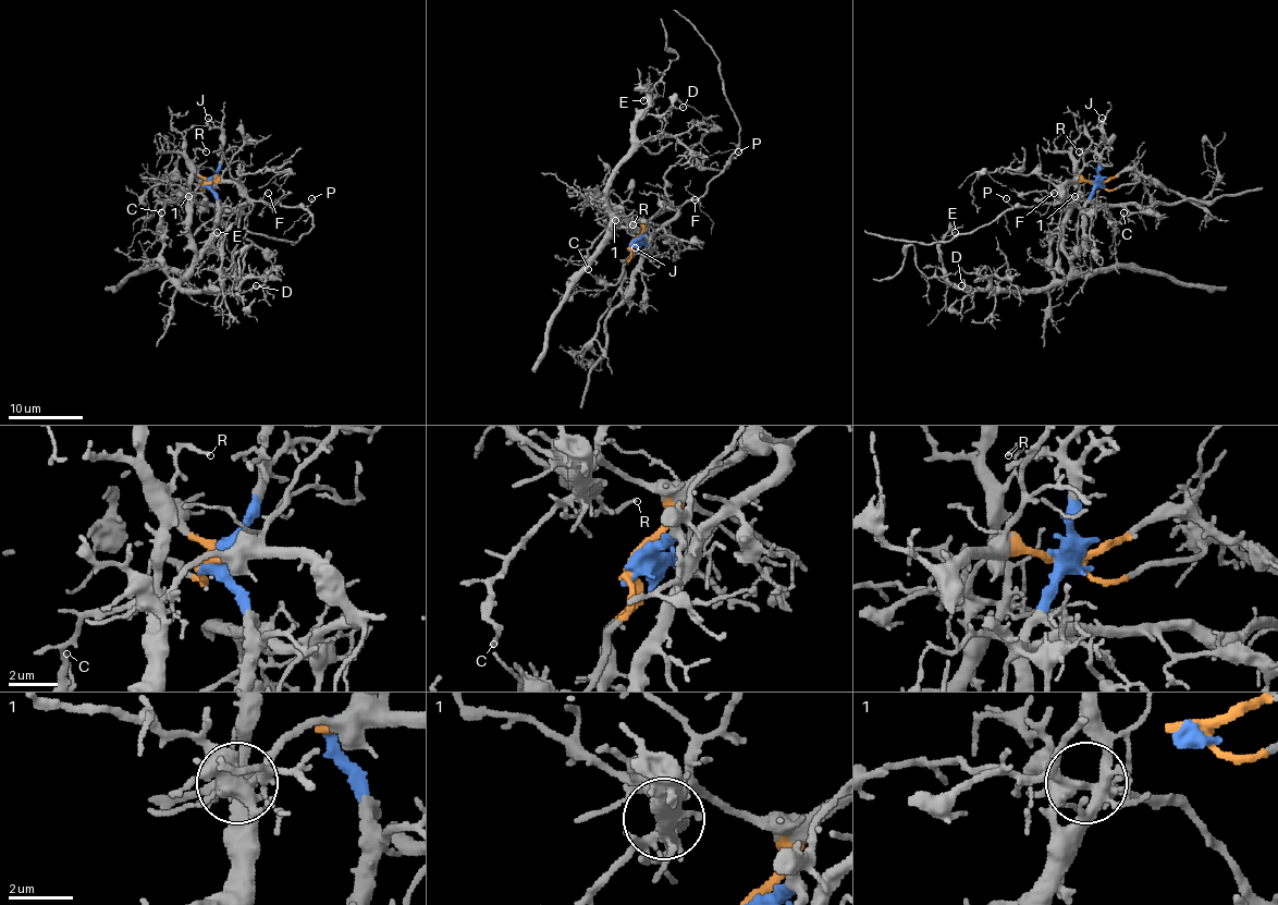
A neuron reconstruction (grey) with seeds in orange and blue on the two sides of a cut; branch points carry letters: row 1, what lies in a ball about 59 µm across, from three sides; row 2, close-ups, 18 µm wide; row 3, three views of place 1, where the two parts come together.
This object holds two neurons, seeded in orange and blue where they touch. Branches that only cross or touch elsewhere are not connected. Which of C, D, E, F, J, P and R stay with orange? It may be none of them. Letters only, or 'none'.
C, F, P

